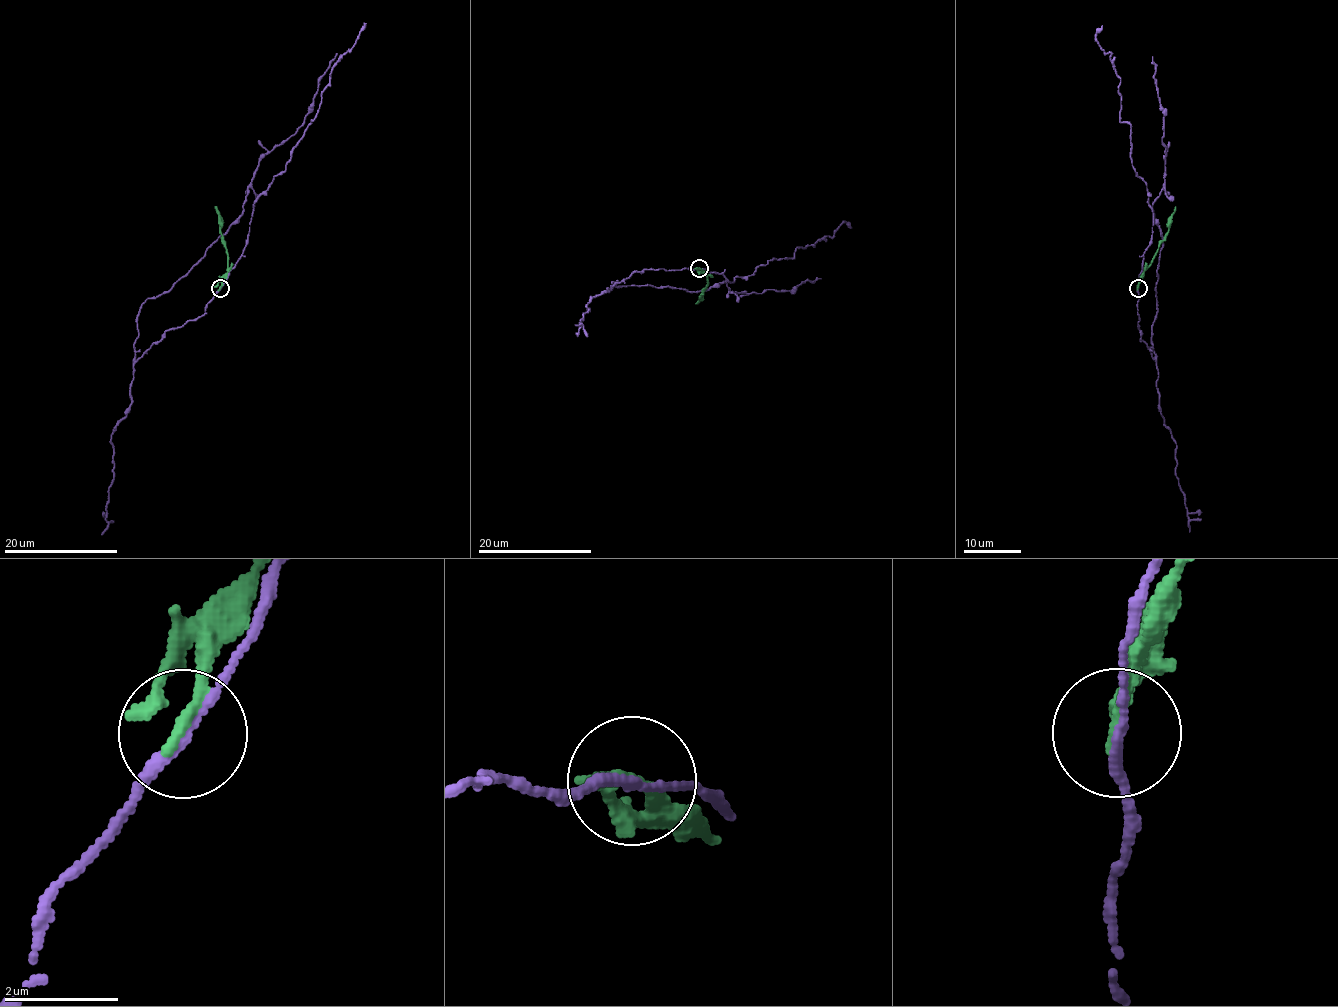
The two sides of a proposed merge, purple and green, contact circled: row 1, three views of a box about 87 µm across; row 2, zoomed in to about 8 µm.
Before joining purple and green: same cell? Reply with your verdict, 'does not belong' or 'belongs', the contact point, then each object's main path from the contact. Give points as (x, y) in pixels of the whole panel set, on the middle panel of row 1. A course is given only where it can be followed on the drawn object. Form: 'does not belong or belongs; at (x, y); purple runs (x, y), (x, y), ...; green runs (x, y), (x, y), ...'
does not belong; at (699, 268); purple runs (699, 269), (634, 271), (612, 283), (688, 292), (723, 280), (732, 292), (759, 293), (791, 290), (820, 279); green runs (699, 269), (706, 274), (707, 286), (695, 303)

